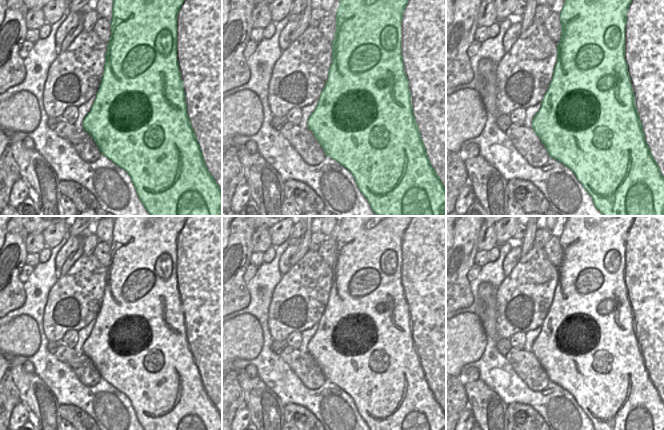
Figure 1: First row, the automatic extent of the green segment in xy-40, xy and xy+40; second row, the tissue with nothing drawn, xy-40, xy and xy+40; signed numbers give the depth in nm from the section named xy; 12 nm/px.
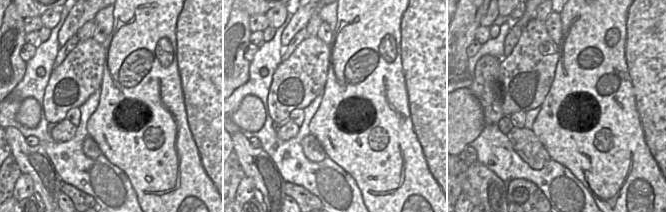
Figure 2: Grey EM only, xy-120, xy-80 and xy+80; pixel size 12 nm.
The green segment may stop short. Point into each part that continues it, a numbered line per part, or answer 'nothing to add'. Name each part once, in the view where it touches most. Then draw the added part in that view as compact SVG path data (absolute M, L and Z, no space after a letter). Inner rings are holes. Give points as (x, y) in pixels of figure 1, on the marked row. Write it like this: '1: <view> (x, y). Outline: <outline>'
1: xy-40 (199, 22). Outline: M185 0L177 15L177 61L187 113L205 164L222 192L222 0Z

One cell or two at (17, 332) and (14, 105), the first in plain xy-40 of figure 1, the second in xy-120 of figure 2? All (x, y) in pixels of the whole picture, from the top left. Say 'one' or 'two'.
two

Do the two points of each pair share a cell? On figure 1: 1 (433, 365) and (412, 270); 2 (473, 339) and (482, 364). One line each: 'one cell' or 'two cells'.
1: one cell
2: two cells

